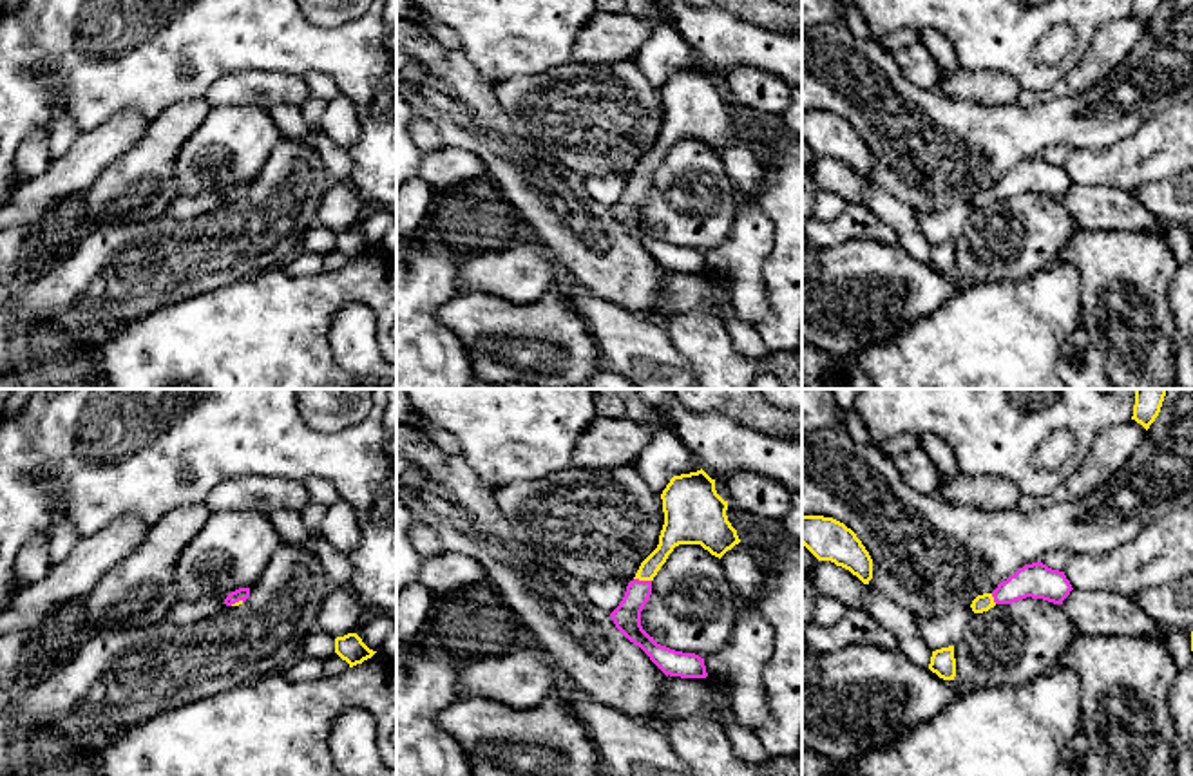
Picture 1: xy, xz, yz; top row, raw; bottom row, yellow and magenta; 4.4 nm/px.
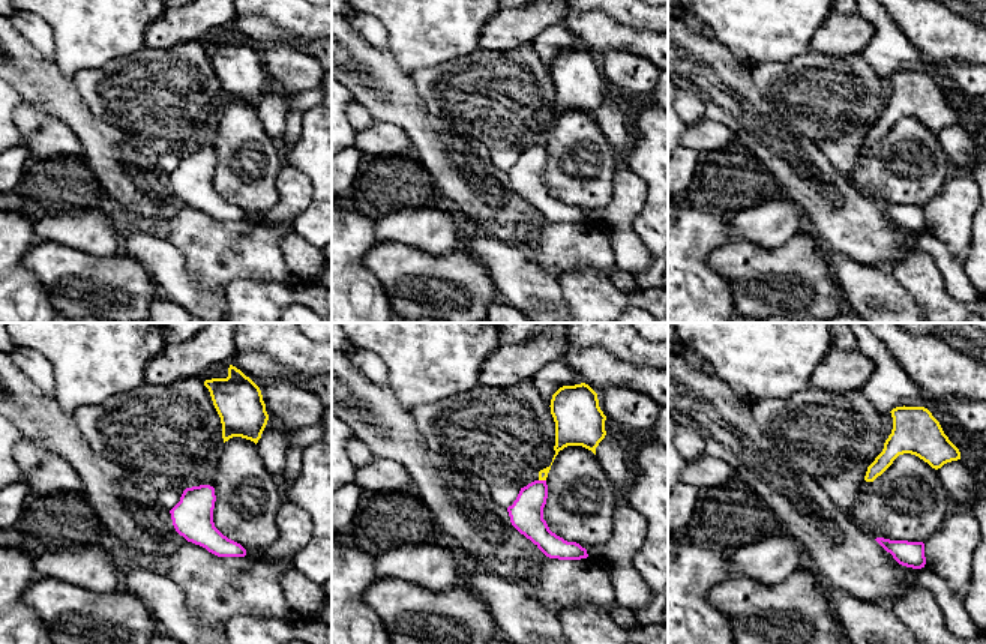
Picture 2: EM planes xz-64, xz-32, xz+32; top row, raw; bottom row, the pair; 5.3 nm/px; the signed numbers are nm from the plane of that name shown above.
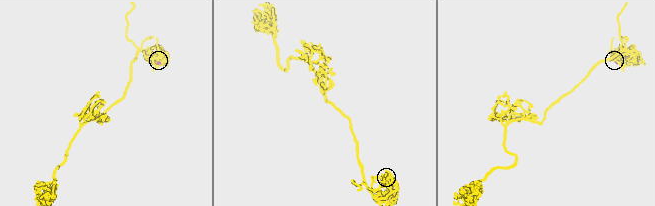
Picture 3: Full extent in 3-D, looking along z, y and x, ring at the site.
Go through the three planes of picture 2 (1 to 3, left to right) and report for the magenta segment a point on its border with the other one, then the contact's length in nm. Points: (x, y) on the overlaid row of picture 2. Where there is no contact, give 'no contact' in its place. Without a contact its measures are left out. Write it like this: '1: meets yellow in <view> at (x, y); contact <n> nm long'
1: no contact
2: meets yellow in xz-32 at (542, 479); contact 40 nm long
3: no contact

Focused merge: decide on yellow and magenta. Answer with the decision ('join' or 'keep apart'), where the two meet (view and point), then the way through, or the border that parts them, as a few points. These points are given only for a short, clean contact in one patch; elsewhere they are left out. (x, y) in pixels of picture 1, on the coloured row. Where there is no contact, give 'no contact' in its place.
join; contact xz (643, 579); way xz (674, 532), (643, 579), (627, 617)

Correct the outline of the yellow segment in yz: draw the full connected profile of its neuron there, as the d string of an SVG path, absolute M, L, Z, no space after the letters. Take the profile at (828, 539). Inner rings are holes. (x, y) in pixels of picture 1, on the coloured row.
M802 516L802 544L818 559L849 570L864 584L873 579L873 559L856 534L824 516Z

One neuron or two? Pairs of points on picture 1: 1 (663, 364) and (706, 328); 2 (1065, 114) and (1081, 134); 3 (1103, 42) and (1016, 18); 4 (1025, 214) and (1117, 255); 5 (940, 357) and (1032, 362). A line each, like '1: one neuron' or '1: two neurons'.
1: two neurons
2: one neuron
3: two neurons
4: two neurons
5: one neuron

